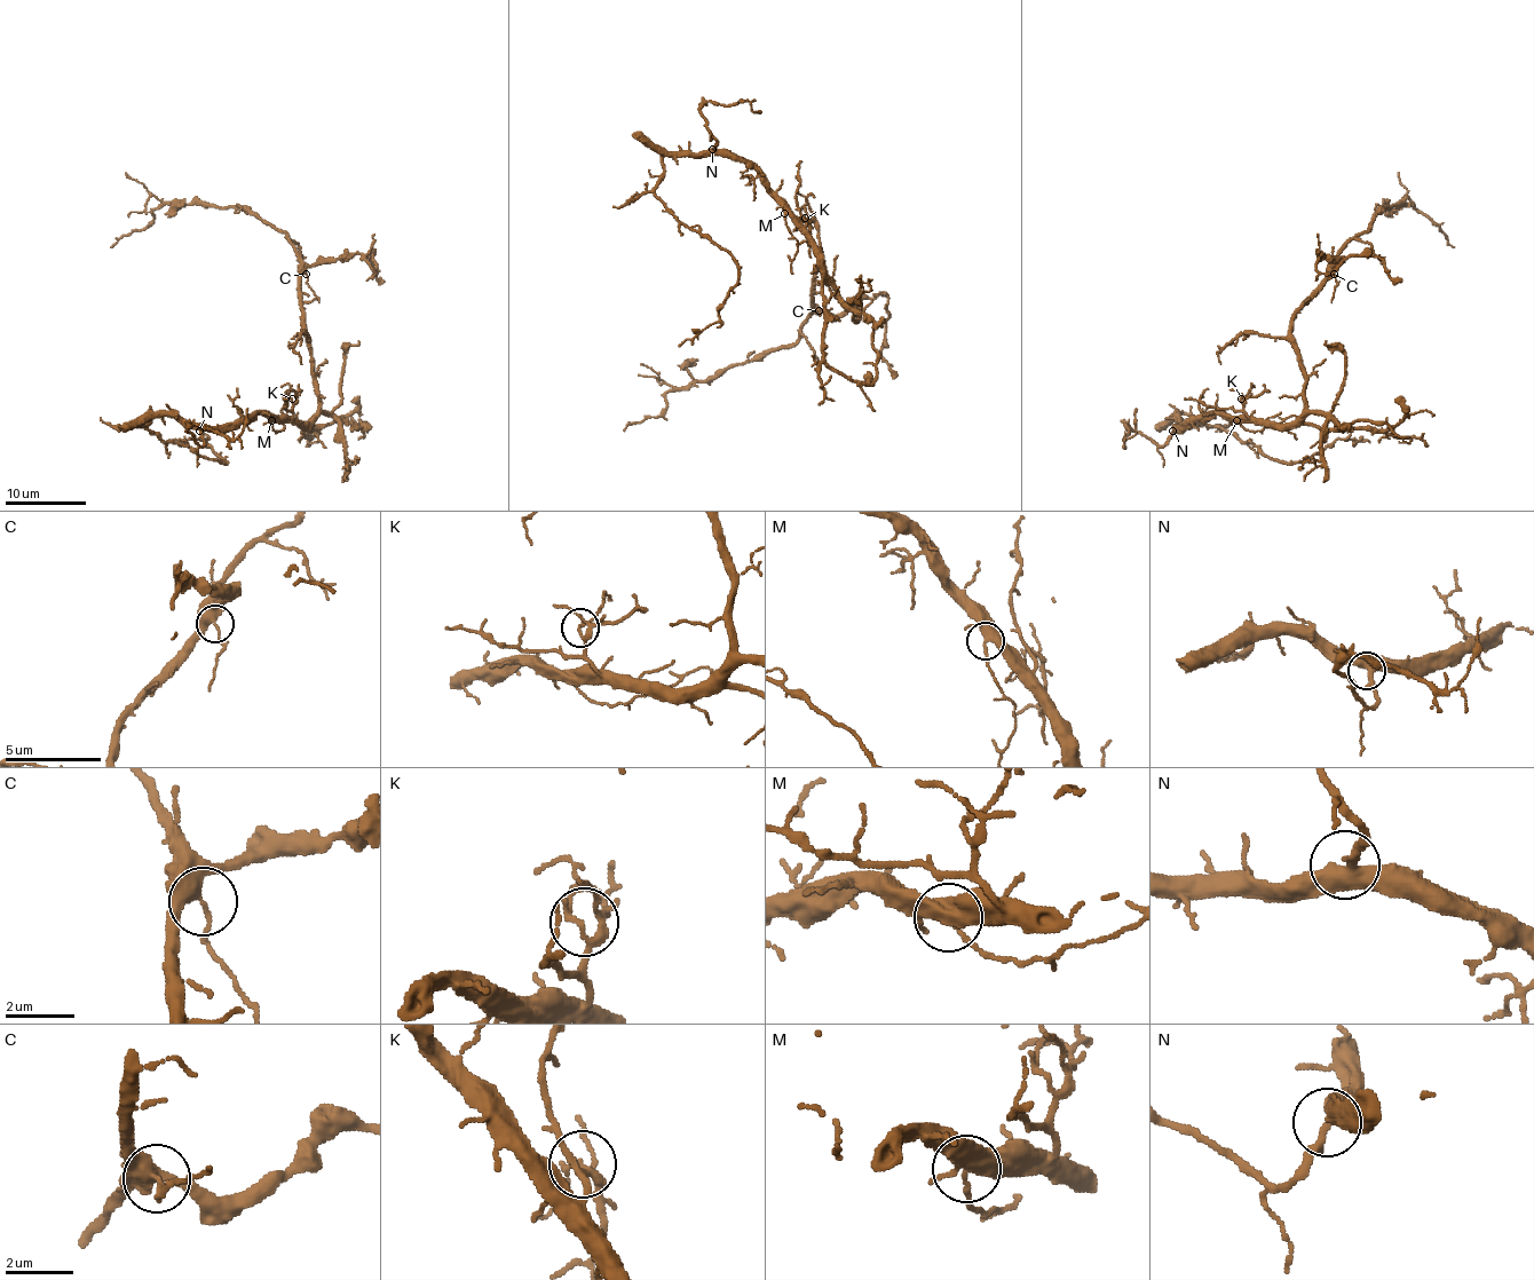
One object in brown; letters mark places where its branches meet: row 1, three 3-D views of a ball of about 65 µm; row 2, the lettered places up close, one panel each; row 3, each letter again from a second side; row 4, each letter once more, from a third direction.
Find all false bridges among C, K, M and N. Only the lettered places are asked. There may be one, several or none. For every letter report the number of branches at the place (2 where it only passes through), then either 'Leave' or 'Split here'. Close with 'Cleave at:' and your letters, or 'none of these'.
C: Branches: 4. Leave
K: Branches: 3. Leave
M: Branches: 4. Leave
N: Branches: 3. Leave
Cleave at: none of these

